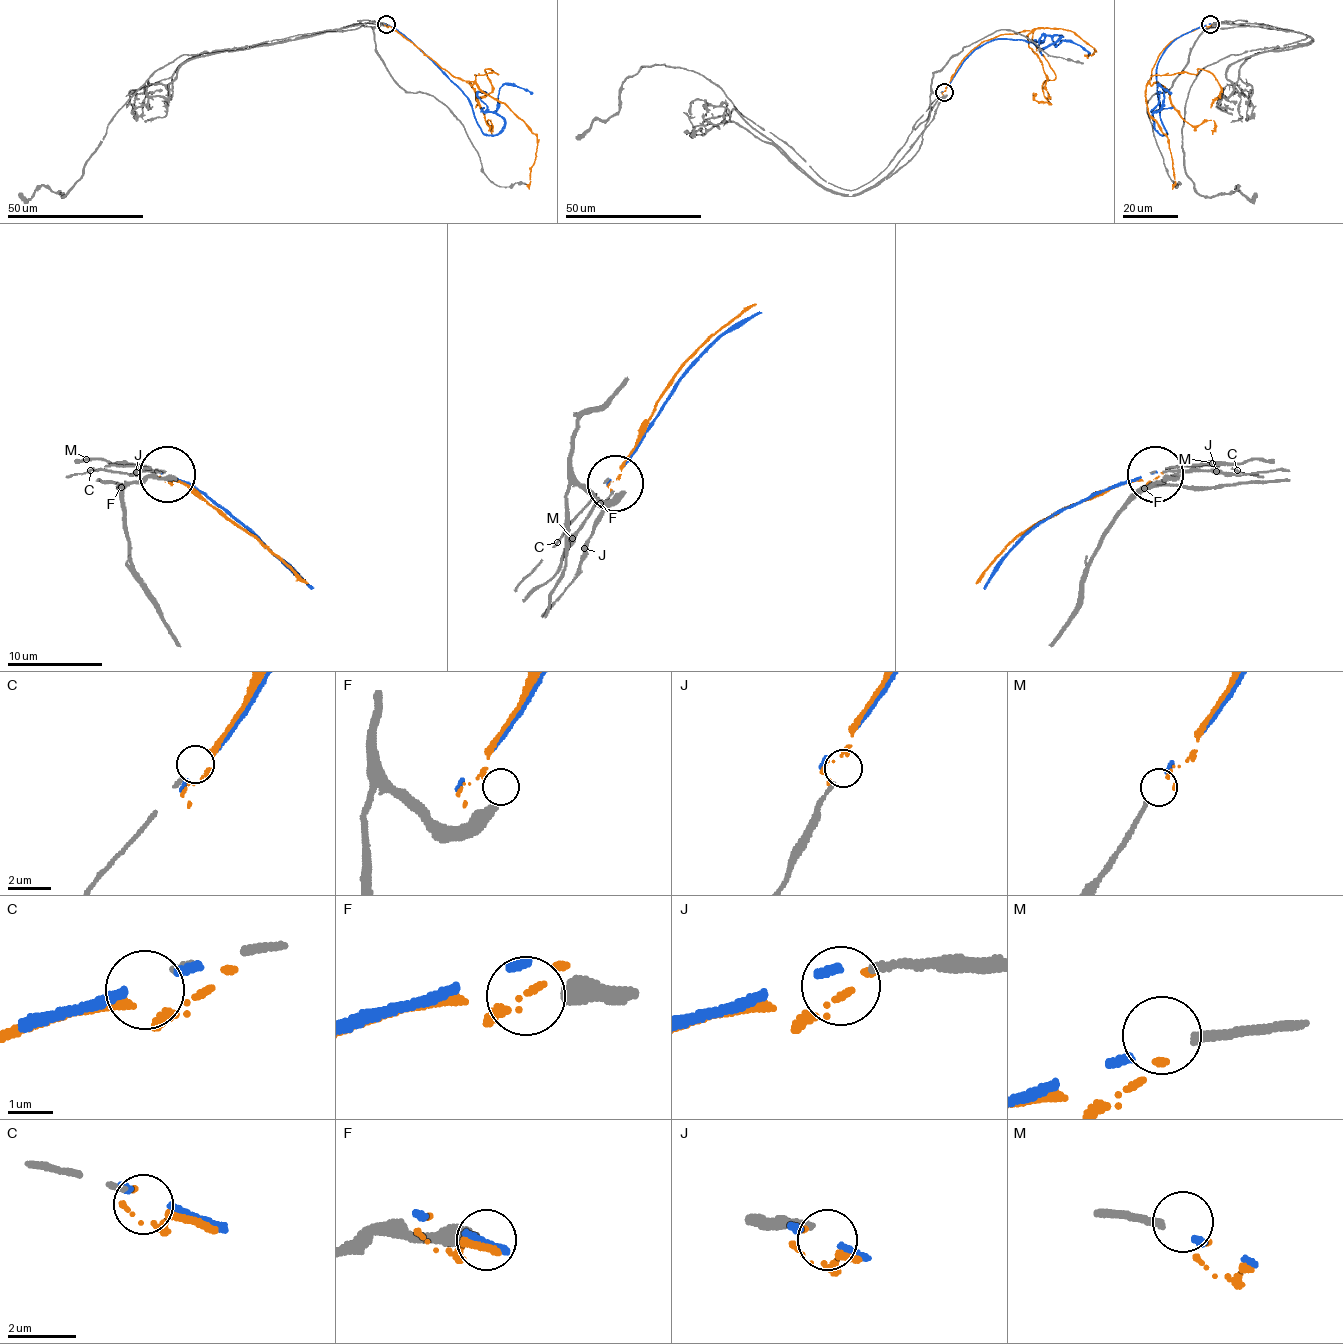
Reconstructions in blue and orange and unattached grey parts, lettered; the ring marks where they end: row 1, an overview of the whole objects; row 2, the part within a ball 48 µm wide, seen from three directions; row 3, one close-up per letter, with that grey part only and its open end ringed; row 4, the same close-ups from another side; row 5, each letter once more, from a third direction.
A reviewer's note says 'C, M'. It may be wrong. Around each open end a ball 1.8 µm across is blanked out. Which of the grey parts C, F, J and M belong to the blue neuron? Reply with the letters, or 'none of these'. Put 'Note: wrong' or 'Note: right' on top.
Note: wrong
M

